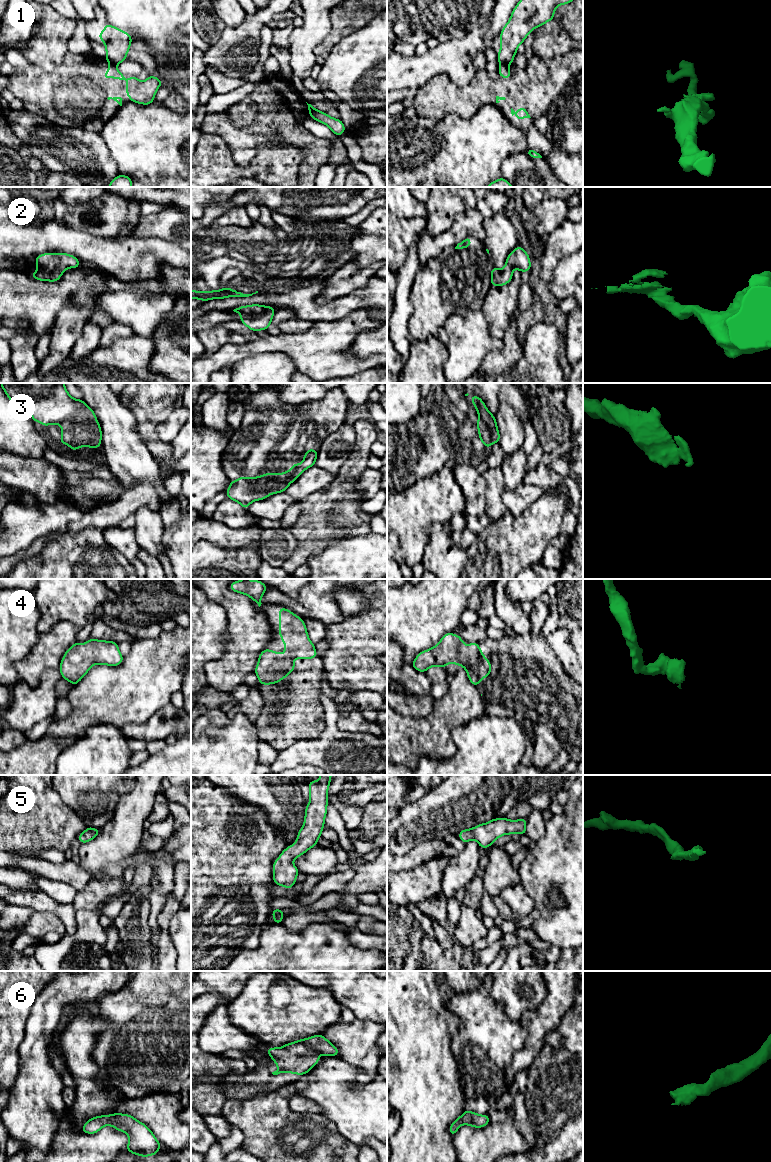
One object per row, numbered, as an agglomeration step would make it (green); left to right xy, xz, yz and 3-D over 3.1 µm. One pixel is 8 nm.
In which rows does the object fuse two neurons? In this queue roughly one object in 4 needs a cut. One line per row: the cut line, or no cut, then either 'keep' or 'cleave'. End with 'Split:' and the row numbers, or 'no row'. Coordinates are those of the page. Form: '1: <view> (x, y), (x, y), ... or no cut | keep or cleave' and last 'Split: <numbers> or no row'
1: yz (500, 63), (506, 65) | cleave
2: no cut | keep
3: no cut | keep
4: no cut | keep
5: no cut | keep
6: no cut | keep
Split: 1

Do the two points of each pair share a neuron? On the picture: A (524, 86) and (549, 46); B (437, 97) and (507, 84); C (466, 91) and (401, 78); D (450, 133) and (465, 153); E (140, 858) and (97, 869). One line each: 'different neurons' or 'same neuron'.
A: different neurons
B: same neuron
C: different neurons
D: same neuron
E: different neurons

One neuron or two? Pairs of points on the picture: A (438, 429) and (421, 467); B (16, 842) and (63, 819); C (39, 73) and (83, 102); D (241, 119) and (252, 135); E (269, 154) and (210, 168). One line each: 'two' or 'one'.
A: one
B: one
C: one
D: two
E: one

